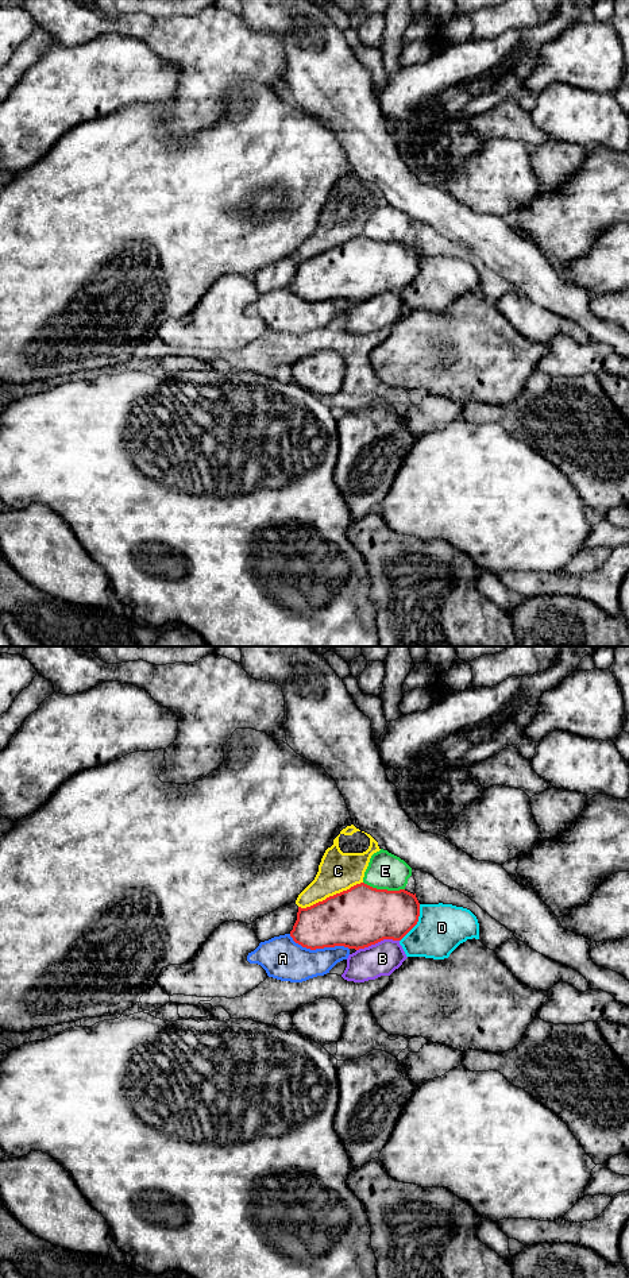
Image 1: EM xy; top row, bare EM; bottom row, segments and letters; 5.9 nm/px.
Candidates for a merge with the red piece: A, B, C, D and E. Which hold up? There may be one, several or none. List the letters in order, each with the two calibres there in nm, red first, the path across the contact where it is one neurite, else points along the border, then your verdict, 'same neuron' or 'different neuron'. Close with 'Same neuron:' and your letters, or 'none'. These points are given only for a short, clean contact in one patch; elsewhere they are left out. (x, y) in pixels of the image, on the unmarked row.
A: 320 nm thick on the red side, 240 nm on the other; different neuron
B: 360 nm thick on the red side, 200 nm on the other; different neuron
C: 360 nm thick on the red side, 240 nm on the other; different neuron
D: 300 nm thick on the red side, 280 nm on the other; different neuron
E: 360 nm thick on the red side, 220 nm on the other; different neuron
Same neuron: none

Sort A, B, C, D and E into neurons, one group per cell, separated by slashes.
A / B / C / D / E

